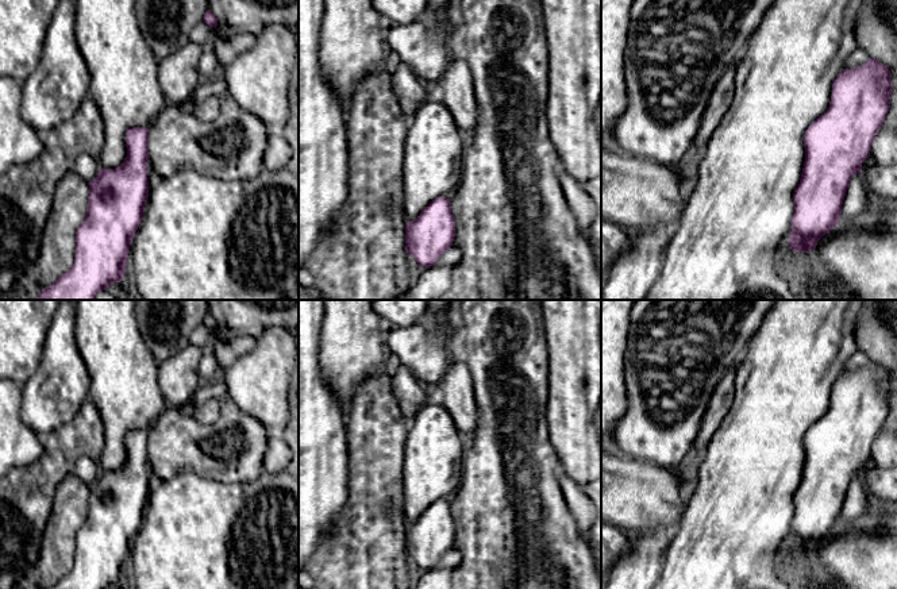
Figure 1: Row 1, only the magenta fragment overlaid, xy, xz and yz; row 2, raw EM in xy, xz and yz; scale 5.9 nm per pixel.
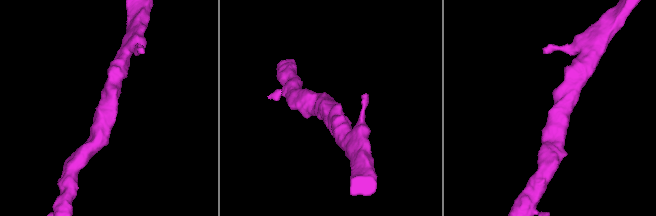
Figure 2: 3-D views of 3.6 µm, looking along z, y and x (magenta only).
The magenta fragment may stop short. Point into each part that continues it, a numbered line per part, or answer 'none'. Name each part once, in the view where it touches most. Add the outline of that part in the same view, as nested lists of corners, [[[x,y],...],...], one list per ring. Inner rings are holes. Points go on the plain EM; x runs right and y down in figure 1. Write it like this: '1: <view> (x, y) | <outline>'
none

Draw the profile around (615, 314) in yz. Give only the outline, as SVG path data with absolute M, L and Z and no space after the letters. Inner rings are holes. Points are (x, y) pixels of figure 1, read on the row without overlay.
M601 300L601 450L603 449L603 438L608 436L613 439L615 428L619 420L624 416L627 411L627 389L625 389L625 378L624 378L624 353L627 349L627 330L628 330L628 316L635 300Z

